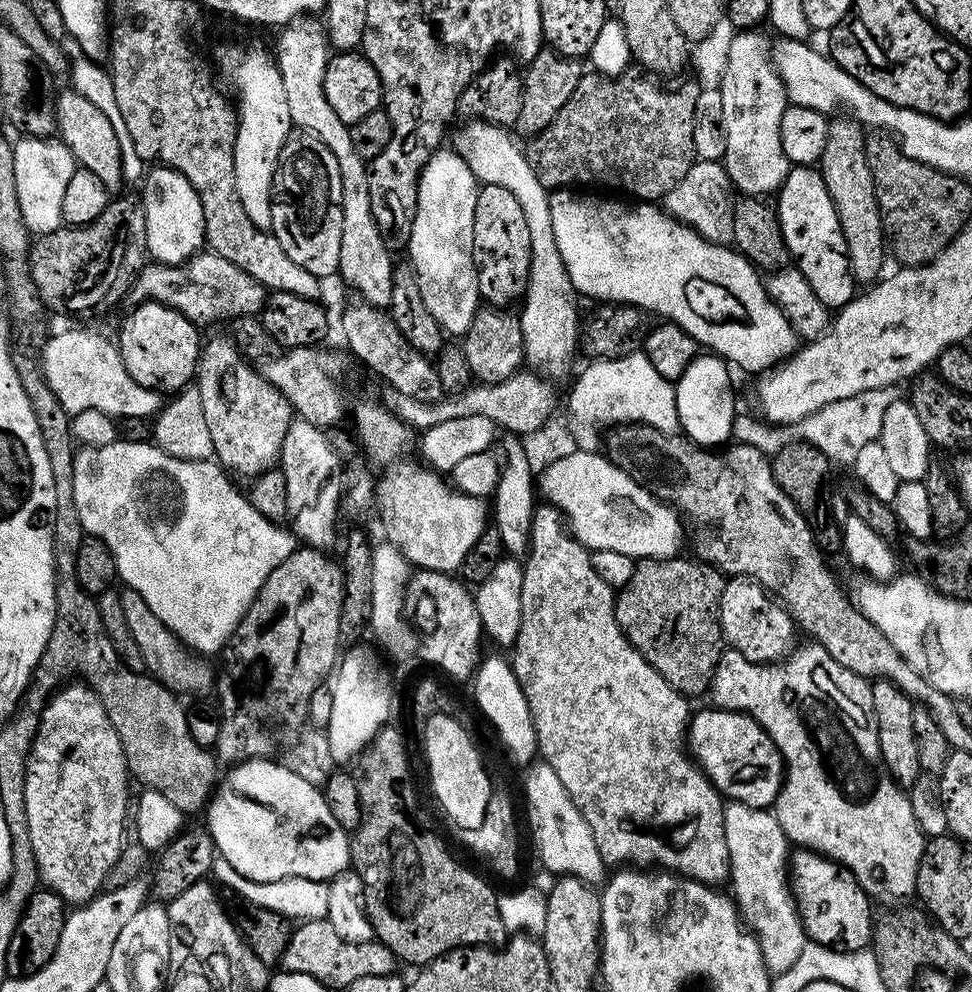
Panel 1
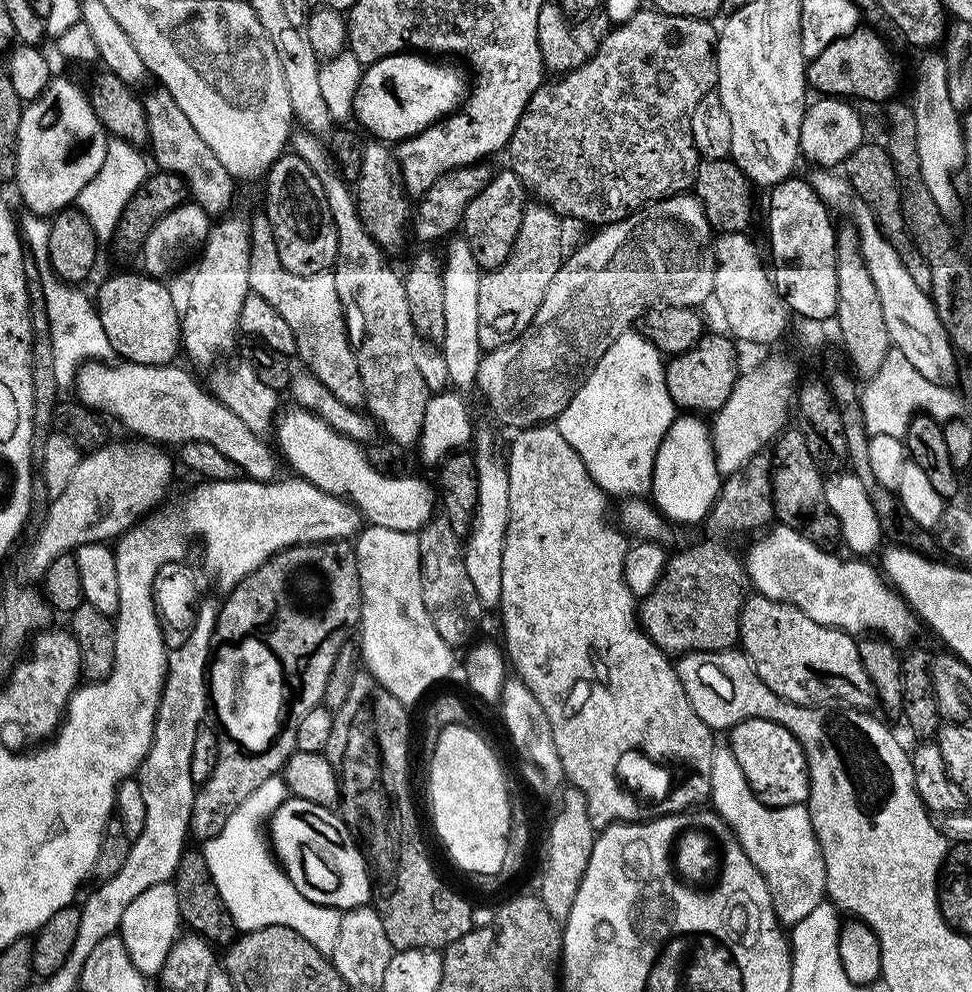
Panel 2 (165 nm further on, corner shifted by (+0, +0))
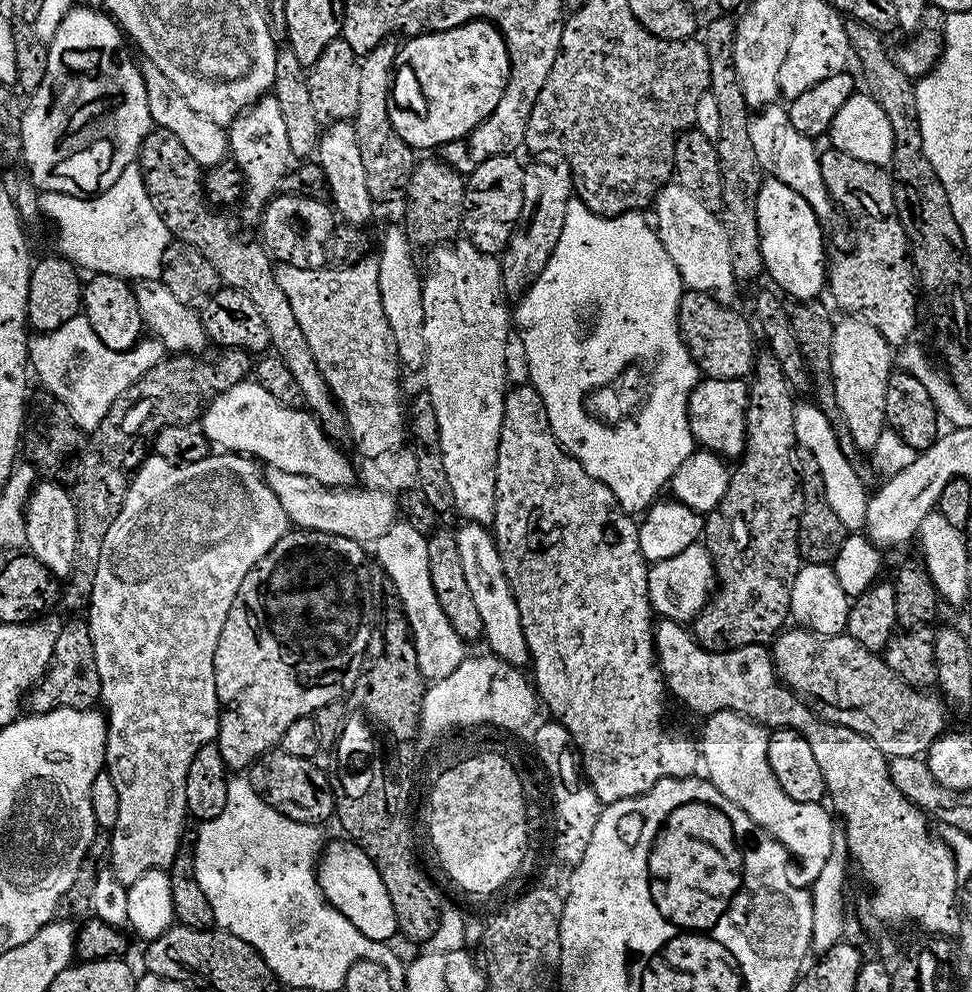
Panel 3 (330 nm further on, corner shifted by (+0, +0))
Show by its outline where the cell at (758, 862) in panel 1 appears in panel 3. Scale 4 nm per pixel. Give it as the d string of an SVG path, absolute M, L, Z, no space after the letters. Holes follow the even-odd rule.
M713 712L705 724L708 725L704 733L698 736L698 747L707 780L726 794L734 806L741 808L757 828L773 836L793 861L800 863L800 872L805 876L805 881L818 878L822 866L826 866L826 858L830 858L833 813L823 803L794 802L794 798L790 798L790 794L778 786L778 778L774 778L768 761L770 732L765 725L736 712Z

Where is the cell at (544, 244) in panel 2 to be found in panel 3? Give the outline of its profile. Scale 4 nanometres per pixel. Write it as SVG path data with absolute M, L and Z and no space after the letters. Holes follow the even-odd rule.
M547 159L537 160L540 160L537 164L524 164L522 214L500 260L500 279L503 280L505 293L508 294L523 293L529 284L535 282L538 274L542 274L546 262L550 262L550 254L554 254L554 246L558 246L562 226L566 226L568 203L574 199L572 171L567 163L547 164L544 161Z

